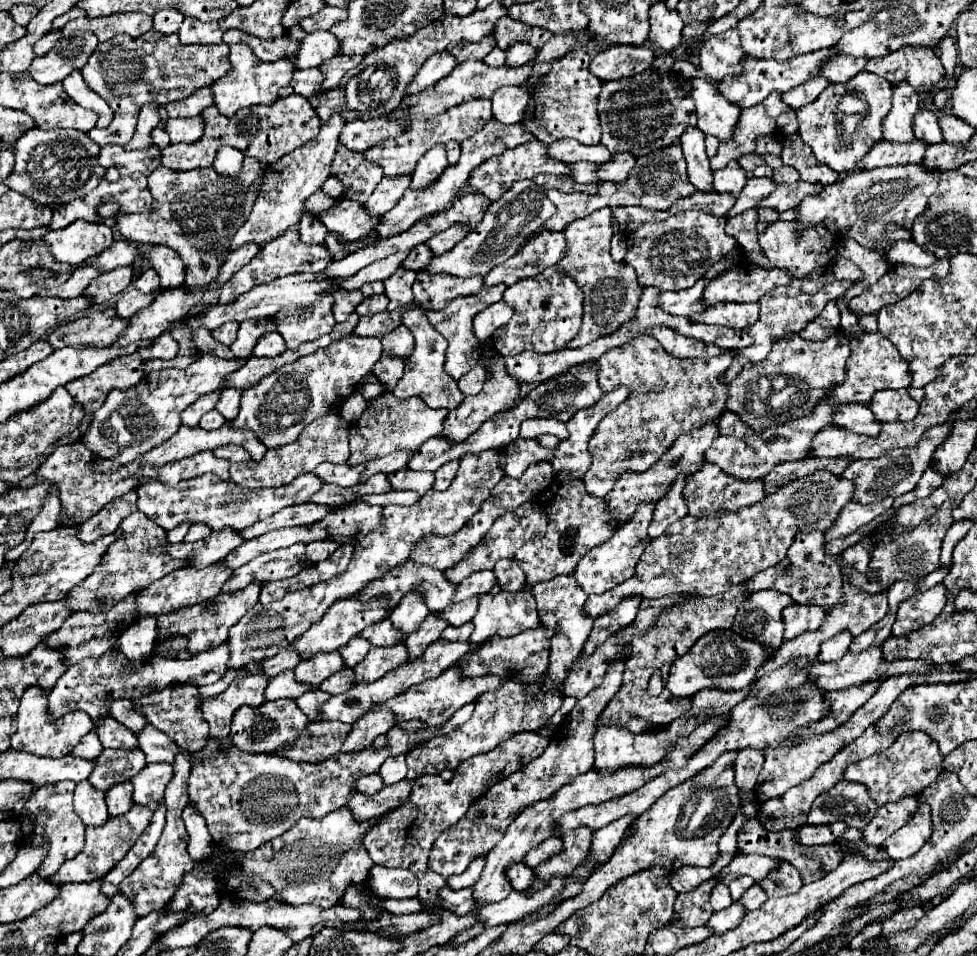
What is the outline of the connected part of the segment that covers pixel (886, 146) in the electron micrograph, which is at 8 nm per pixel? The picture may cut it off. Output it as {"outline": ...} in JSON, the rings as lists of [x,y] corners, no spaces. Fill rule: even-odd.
{"outline":[[[878,141],[870,153],[858,161],[860,169],[874,169],[886,165],[906,165],[906,163],[922,163],[926,153],[926,141],[908,141],[908,143],[894,143],[894,141]]]}

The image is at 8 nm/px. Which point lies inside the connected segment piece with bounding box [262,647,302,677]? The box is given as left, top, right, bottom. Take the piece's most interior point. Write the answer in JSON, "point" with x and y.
{"point":[287,658]}

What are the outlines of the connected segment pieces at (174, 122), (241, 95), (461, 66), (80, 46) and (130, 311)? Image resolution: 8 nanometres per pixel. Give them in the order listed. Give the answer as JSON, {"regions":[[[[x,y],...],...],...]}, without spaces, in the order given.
{"regions":[[[[200,115],[188,119],[168,119],[164,129],[170,135],[170,143],[194,143],[204,133]]],[[[230,45],[230,55],[228,55],[232,69],[220,77],[218,81],[214,81],[214,85],[210,85],[212,93],[214,93],[214,105],[218,107],[218,111],[224,117],[232,117],[238,109],[244,107],[252,107],[252,105],[270,105],[272,101],[278,99],[278,91],[280,87],[286,87],[292,79],[294,73],[294,63],[288,59],[278,59],[274,63],[266,63],[260,61],[252,49],[248,45]]],[[[534,59],[520,67],[508,67],[508,65],[488,67],[482,61],[464,61],[464,63],[458,63],[448,77],[444,77],[430,89],[424,89],[422,93],[416,93],[416,95],[406,95],[402,99],[400,109],[410,109],[412,119],[432,119],[454,105],[460,105],[460,103],[466,103],[472,99],[480,99],[480,97],[490,99],[494,95],[494,91],[500,89],[502,85],[526,85],[526,81],[532,73],[532,67],[534,67]]],[[[80,31],[74,37],[62,37],[44,57],[34,57],[28,73],[40,85],[64,81],[74,69],[82,69],[86,65],[96,45],[96,35],[88,31]]],[[[130,289],[122,295],[122,299],[116,303],[116,313],[120,317],[132,317],[134,313],[138,313],[140,309],[144,309],[146,305],[150,305],[154,301],[154,295],[146,295],[146,293],[140,293],[138,289]]]]}

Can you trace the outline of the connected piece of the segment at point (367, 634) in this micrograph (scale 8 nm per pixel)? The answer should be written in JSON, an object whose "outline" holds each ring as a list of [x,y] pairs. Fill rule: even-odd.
{"outline":[[[384,619],[384,621],[370,625],[370,629],[364,629],[360,635],[364,639],[368,639],[372,645],[382,645],[382,647],[394,645],[396,641],[402,639],[402,631],[396,629],[390,619]]]}

